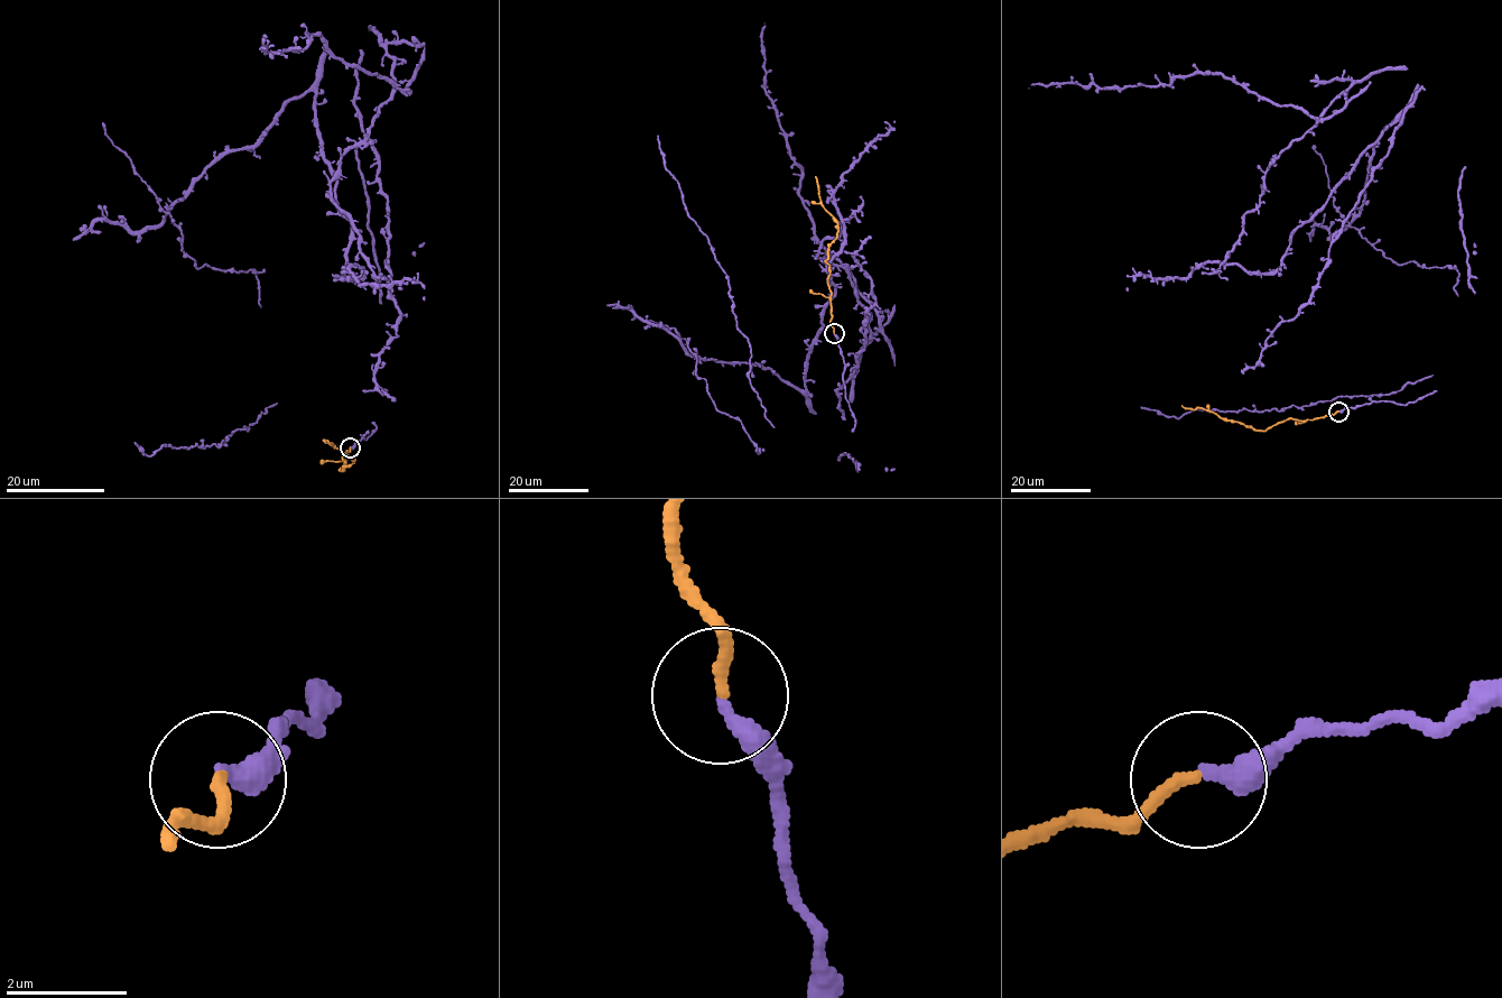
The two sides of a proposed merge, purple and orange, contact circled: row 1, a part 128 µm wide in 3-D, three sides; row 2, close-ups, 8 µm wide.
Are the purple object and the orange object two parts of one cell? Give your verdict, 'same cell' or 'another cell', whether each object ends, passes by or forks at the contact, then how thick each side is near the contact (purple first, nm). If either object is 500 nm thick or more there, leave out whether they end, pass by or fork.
same cell; purple ends there; orange ends there; 300 nm thick on the purple side, 200 nm on the other

